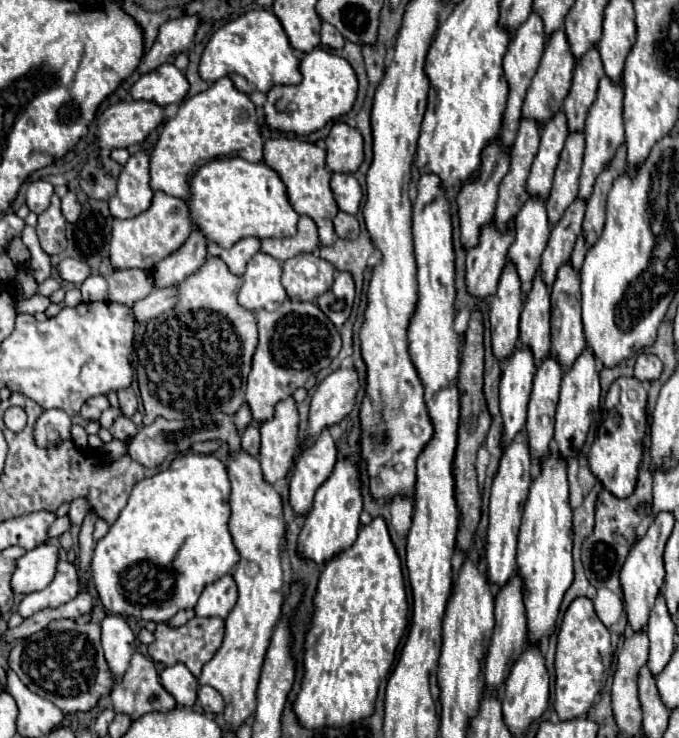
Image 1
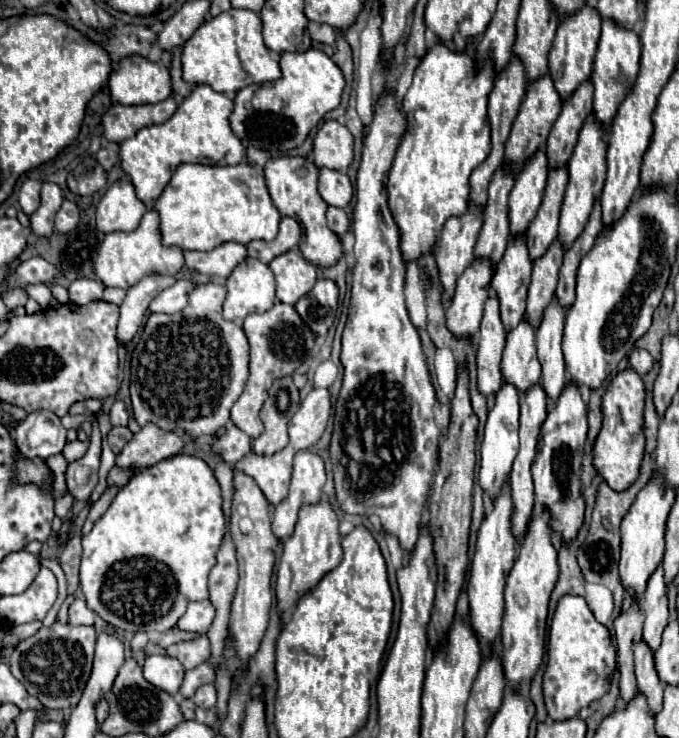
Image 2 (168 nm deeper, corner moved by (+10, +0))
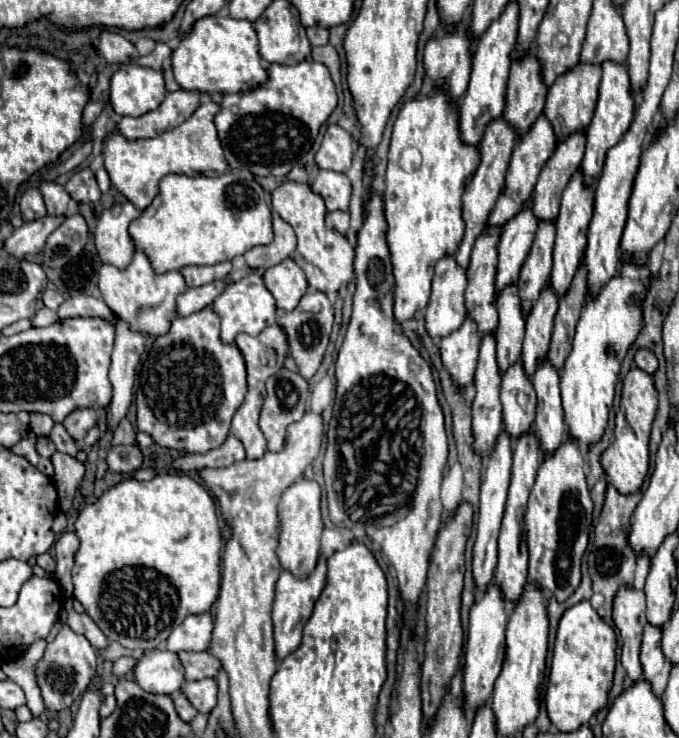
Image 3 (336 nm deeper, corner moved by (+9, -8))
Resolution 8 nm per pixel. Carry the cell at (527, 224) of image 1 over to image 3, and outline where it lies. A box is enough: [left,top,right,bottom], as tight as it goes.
[496,286,524,374]

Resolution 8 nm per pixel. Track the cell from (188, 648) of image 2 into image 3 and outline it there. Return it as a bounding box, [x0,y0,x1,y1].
[178,652,220,680]

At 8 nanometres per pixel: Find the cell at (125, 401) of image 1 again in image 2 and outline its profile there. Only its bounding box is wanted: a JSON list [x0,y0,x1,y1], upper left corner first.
[111,400,129,426]

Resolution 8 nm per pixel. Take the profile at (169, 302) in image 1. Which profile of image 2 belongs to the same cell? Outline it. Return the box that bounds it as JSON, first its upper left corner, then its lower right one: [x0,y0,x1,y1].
[149,280,195,314]

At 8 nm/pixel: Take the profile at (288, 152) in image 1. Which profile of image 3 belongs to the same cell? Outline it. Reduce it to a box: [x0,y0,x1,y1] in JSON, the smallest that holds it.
[272,182,354,294]

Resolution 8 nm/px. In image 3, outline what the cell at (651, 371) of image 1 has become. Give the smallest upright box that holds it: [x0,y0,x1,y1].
[636,348,658,374]

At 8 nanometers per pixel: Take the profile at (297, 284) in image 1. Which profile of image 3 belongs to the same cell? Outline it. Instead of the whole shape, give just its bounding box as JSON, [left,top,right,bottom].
[262,258,308,312]

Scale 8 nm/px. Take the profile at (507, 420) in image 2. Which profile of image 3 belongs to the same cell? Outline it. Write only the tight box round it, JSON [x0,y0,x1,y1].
[472,432,512,592]

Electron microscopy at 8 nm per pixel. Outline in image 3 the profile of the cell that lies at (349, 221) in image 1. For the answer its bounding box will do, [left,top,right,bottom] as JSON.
[326,210,350,234]

